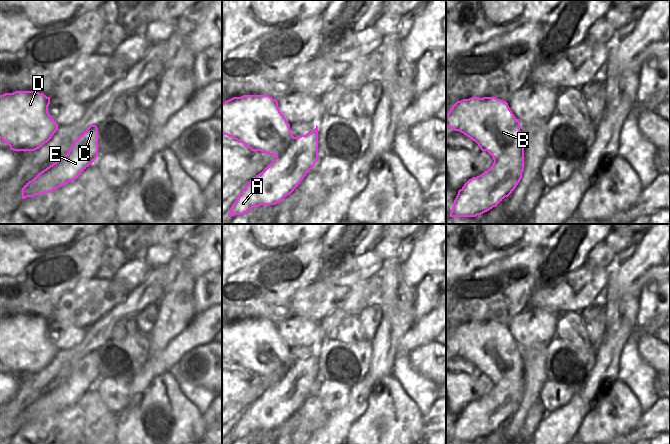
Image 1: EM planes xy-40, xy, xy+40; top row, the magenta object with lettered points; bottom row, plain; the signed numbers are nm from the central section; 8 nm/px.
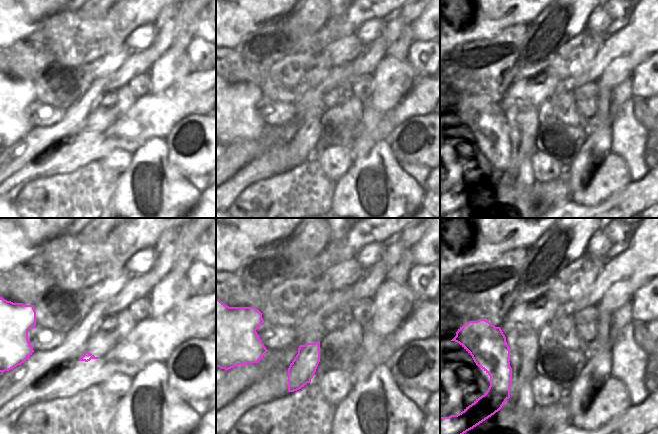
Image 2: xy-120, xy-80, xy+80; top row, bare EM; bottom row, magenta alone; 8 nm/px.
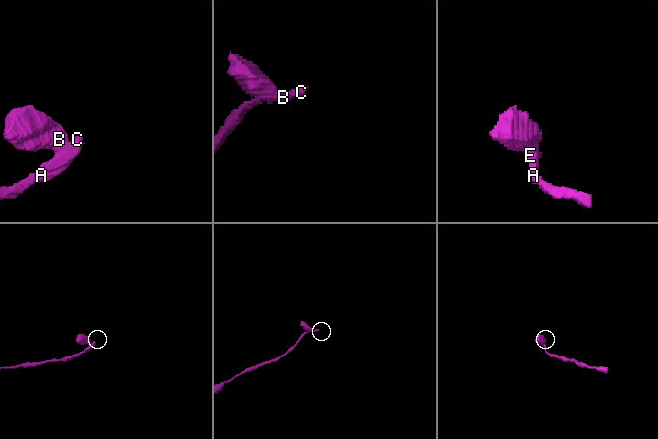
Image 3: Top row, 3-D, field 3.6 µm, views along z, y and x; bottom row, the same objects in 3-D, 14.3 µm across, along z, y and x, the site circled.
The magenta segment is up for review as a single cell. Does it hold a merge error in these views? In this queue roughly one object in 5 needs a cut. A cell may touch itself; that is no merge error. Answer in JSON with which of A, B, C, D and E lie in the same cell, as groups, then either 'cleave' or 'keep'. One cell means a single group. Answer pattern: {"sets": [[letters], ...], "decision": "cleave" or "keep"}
{"sets": [["A", "C", "E"], ["B", "D"]], "decision": "cleave"}

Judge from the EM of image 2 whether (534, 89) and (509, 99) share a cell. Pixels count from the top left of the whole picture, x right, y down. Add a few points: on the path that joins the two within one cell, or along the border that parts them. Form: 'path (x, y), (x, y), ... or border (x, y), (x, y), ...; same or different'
path (528, 90), (521, 90), (515, 93); same

